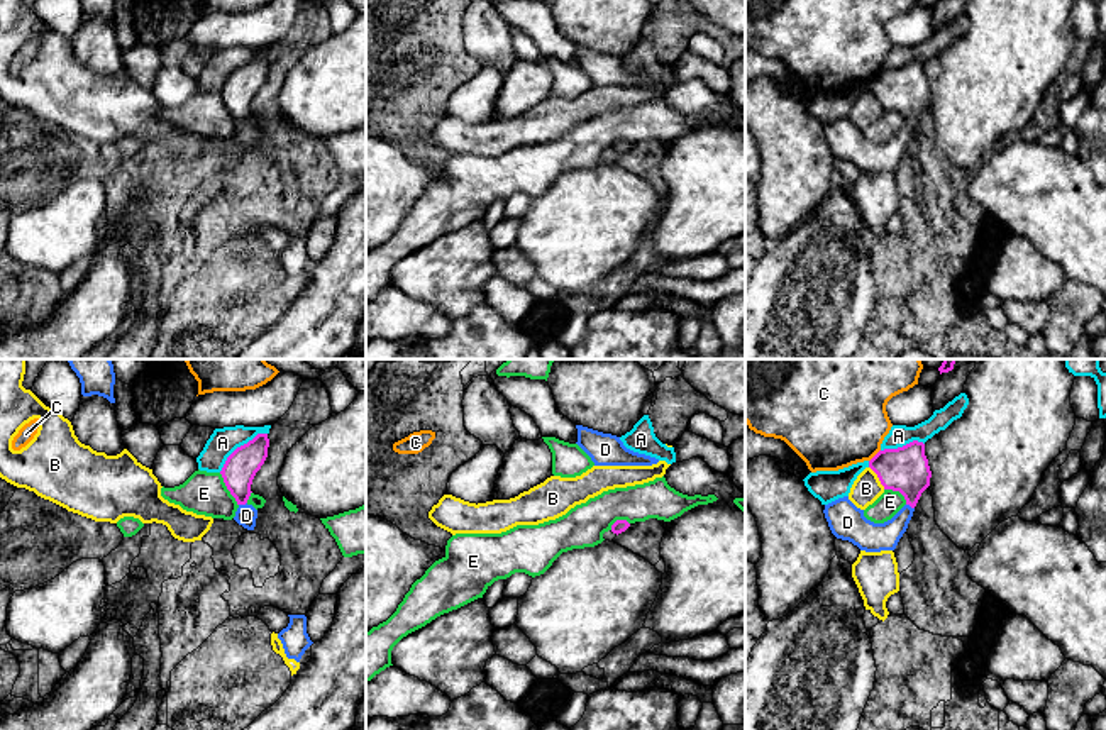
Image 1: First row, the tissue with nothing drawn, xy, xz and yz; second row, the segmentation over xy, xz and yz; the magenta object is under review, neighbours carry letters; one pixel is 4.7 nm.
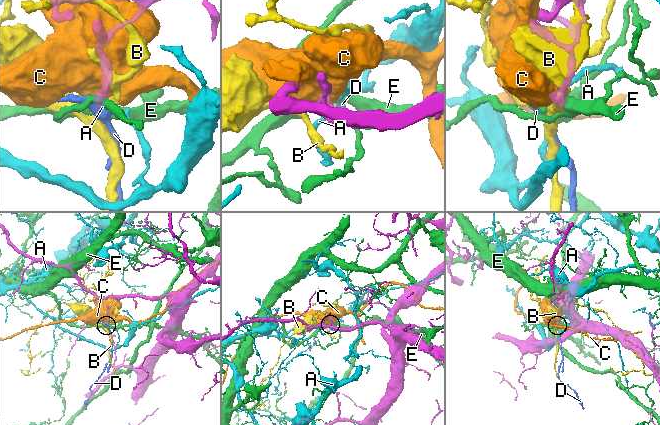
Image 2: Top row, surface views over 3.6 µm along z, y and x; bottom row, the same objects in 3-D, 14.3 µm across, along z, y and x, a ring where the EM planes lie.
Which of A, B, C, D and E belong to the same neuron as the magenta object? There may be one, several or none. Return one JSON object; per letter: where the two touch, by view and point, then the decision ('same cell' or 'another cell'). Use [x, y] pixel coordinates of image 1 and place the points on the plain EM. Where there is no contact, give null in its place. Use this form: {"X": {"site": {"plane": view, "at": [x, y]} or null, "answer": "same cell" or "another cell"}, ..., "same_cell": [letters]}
{"A": {"site": {"plane": "xy", "at": [241, 66]}, "answer": "another cell"}, "B": {"site": {"plane": "yz", "at": [878, 97]}, "answer": "another cell"}, "C": {"site": {"plane": "yz", "at": [874, 77]}, "answer": "another cell"}, "D": {"site": {"plane": "xy", "at": [243, 124]}, "answer": "same cell"}, "E": {"site": {"plane": "xy", "at": [227, 109]}, "answer": "another cell"}, "same_cell": ["D"]}

